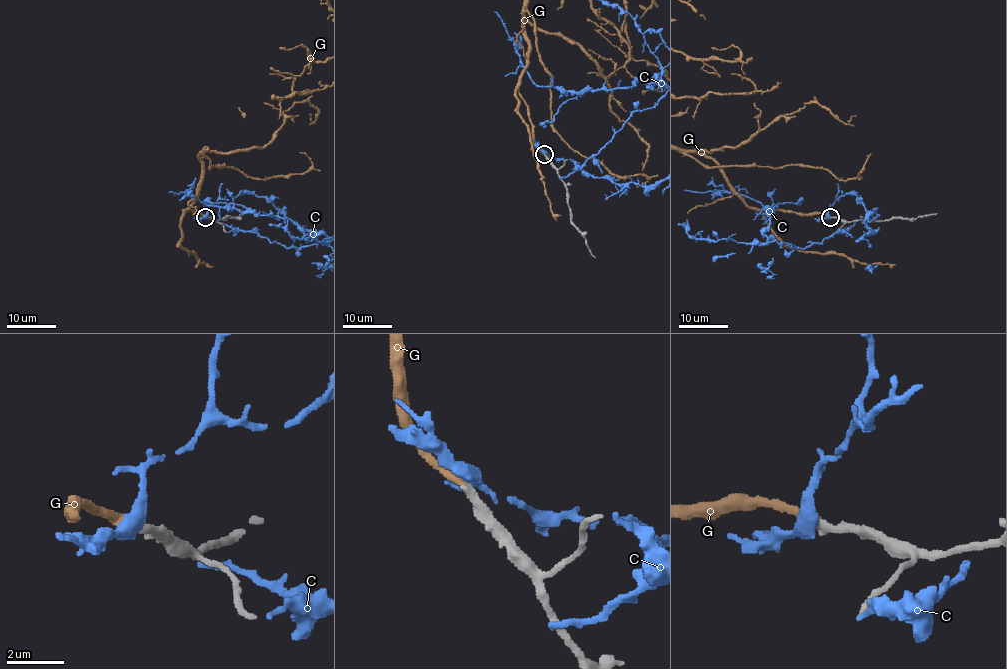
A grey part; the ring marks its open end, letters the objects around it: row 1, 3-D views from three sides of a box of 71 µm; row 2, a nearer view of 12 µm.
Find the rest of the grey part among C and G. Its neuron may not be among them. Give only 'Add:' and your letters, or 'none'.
Add: G

